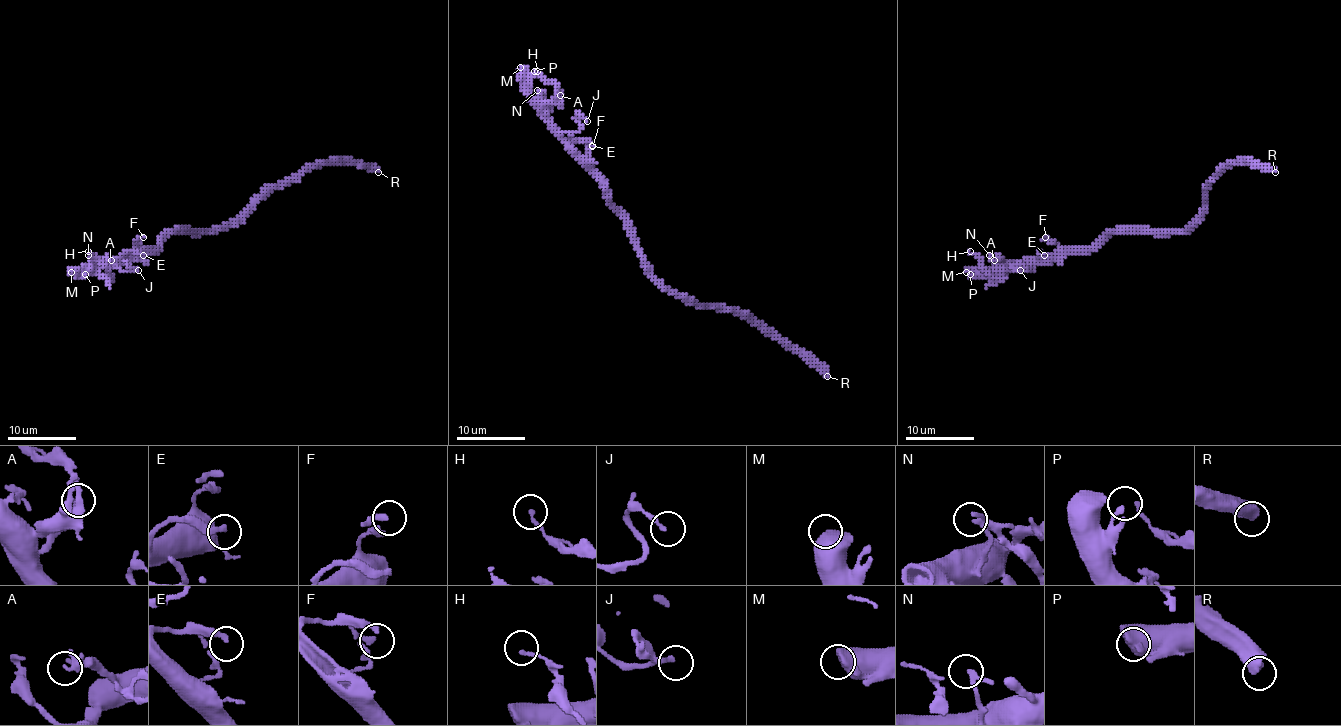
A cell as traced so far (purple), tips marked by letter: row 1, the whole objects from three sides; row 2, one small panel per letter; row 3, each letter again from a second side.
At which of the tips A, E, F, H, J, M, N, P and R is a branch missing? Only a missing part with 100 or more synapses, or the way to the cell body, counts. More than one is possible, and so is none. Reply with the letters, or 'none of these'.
R

